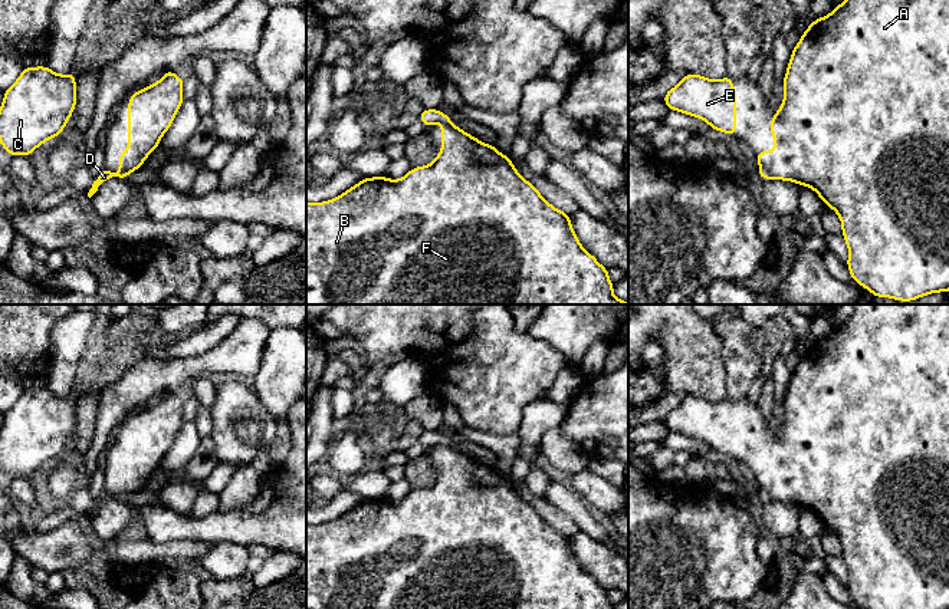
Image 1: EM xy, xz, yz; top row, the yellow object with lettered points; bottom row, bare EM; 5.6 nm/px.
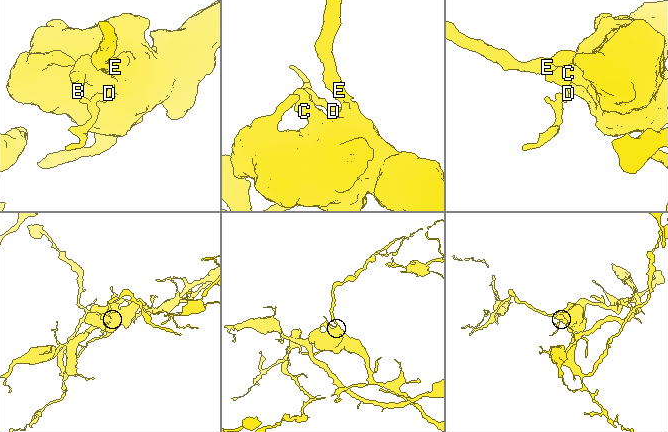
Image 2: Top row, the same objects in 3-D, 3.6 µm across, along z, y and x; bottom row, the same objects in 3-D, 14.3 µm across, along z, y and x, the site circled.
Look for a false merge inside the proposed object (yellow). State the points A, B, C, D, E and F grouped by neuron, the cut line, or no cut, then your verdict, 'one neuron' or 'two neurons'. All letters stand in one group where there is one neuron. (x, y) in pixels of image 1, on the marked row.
A B C E F / D; cut in xz along (449, 119), (442, 124); two neurons

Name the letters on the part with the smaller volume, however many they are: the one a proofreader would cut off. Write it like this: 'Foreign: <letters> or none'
Foreign: D

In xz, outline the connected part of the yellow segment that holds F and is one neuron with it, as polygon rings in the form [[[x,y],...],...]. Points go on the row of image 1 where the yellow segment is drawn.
[[[451,121],[441,124],[441,152],[430,165],[411,168],[400,180],[384,175],[362,178],[341,195],[324,203],[306,203],[306,304],[628,304],[613,293],[608,269],[584,250],[572,230],[568,213],[551,205],[500,154]]]

